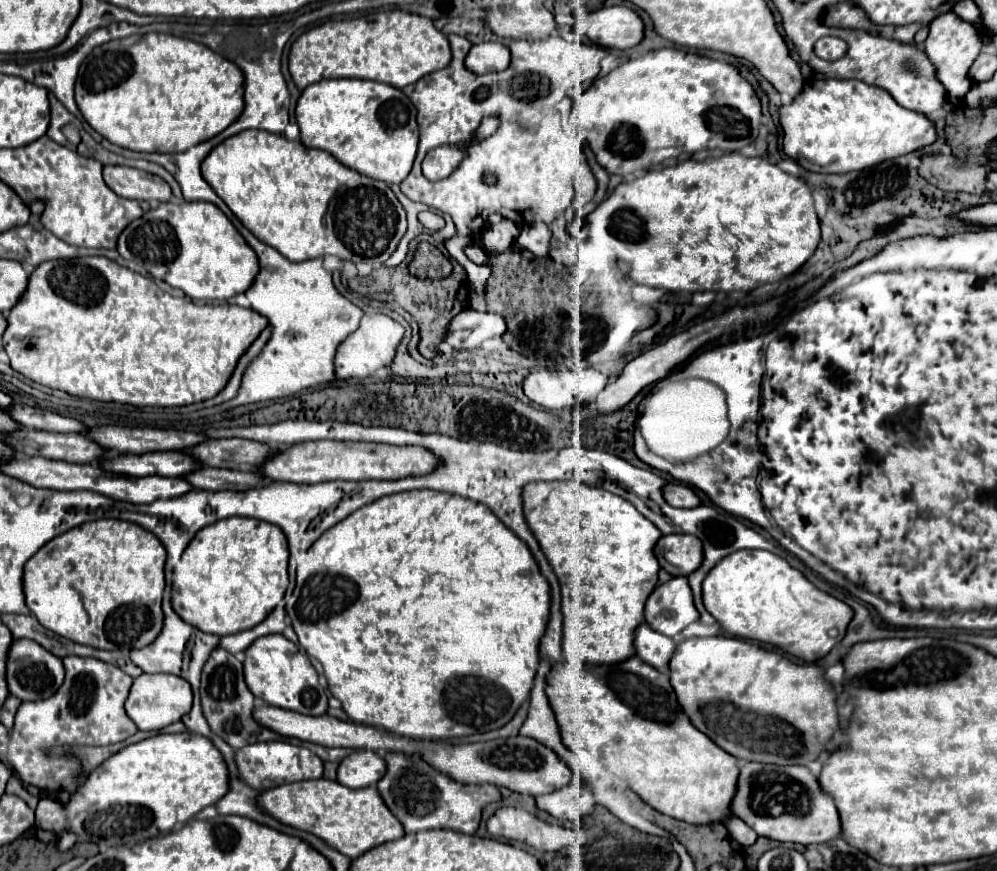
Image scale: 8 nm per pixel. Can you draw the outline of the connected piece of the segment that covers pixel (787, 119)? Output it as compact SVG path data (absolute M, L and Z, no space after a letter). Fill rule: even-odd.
M823 79L803 87L787 105L779 107L783 127L783 151L791 159L807 159L823 167L823 173L859 171L879 161L895 159L937 139L929 117L909 111L879 87L857 79Z

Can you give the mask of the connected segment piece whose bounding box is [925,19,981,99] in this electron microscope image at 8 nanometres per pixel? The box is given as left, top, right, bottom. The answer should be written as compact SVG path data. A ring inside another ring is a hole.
M937 19L929 25L925 53L951 99L965 97L971 89L969 67L979 51L981 47L951 47L951 31L937 31Z

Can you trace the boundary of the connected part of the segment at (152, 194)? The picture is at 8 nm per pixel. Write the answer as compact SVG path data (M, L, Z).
M105 165L103 169L105 183L121 197L135 201L169 201L171 187L155 175L137 171L133 167L123 165Z

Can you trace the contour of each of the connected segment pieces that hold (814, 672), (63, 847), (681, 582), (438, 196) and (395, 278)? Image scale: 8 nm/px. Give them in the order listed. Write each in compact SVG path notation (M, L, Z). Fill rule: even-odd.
M725 635L683 639L677 643L669 661L669 677L693 727L737 759L767 761L775 765L805 765L821 755L825 743L831 741L833 733L839 729L835 693L823 679L823 669L815 665L797 665L779 653L759 649L755 643L743 639Z
M63 831L57 841L57 847L60 851L65 852L69 850L77 841L77 837L71 831Z
M673 577L657 585L645 603L647 625L667 637L675 637L697 619L699 613L693 605L687 577Z
M447 35L447 41L451 45L451 61L445 69L433 71L419 81L407 85L403 93L411 99L411 103L417 107L417 123L419 125L419 149L413 163L413 169L409 177L401 183L401 191L411 199L419 203L429 203L433 209L451 215L451 219L457 225L459 235L477 235L487 225L489 213L501 213L507 219L513 219L515 223L531 223L531 221L543 221L551 223L559 213L563 213L571 201L573 201L573 177L577 175L577 169L585 167L585 155L583 155L583 137L575 133L565 133L561 125L561 115L555 109L555 103L561 101L569 89L573 89L577 83L583 83L587 79L595 79L599 75L599 63L607 55L605 49L599 49L595 45L587 45L581 41L565 41L559 35L549 35L543 41L513 41L509 45L511 49L511 63L505 71L499 73L487 73L477 75L467 71L463 65L465 55L471 49L471 43L465 37L459 35ZM485 115L497 115L501 119L499 129L483 139L481 143L469 144L475 137L475 131ZM452 144L464 145L469 152L467 159L459 165L457 171L453 171L447 179L441 181L427 181L422 173L422 161L429 149L438 146ZM483 171L491 171L499 177L499 183L489 187L481 181Z
M451 257L451 263L455 265L451 277L441 279L441 281L417 279L417 277L409 275L407 261L403 261L397 267L381 267L377 271L373 271L373 275L369 279L361 279L361 287L359 287L361 291L367 291L369 297L385 301L385 303L391 303L391 301L399 303L419 323L421 339L419 339L417 349L425 359L435 357L435 349L443 341L443 331L447 331L447 323L467 307L467 289L469 289L467 273L453 257Z

